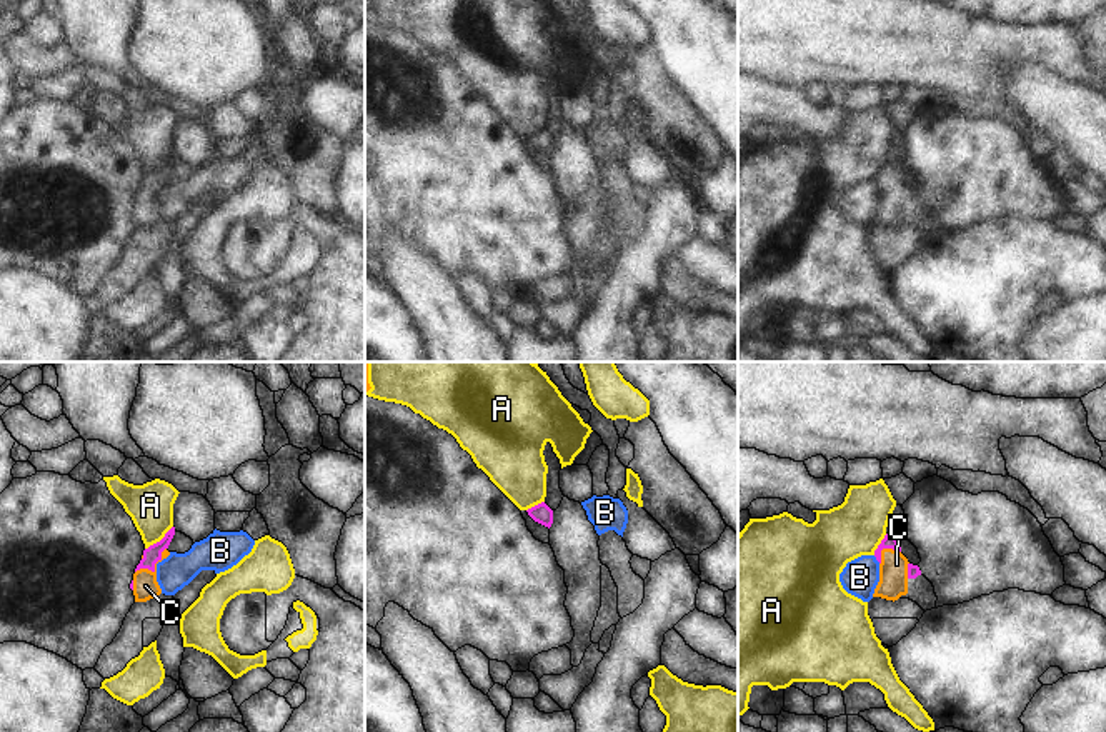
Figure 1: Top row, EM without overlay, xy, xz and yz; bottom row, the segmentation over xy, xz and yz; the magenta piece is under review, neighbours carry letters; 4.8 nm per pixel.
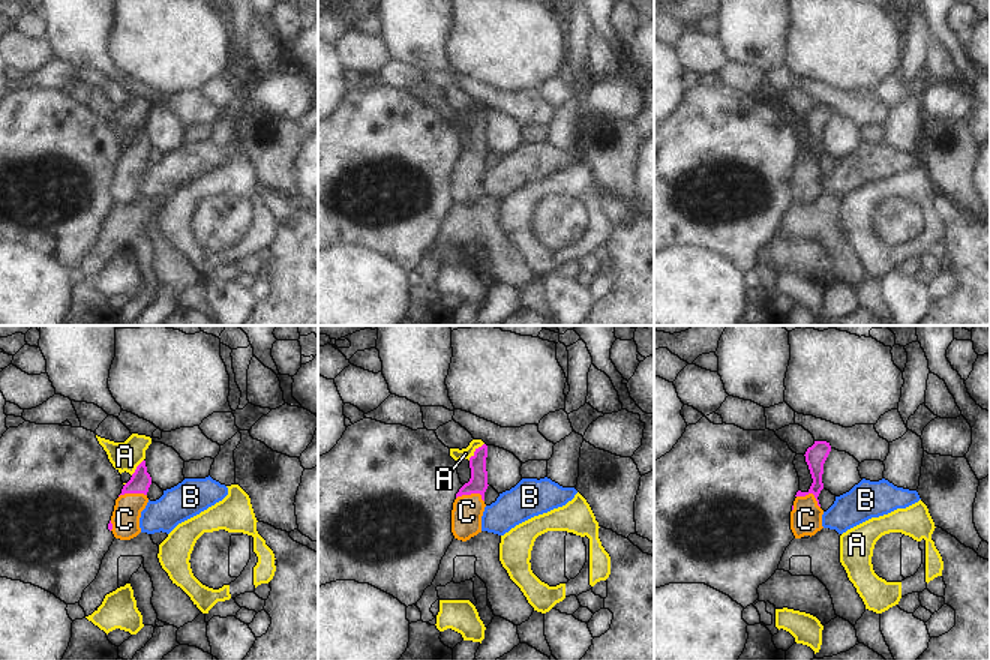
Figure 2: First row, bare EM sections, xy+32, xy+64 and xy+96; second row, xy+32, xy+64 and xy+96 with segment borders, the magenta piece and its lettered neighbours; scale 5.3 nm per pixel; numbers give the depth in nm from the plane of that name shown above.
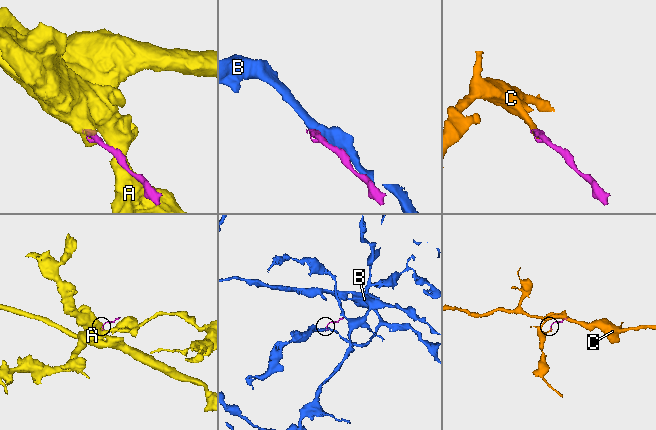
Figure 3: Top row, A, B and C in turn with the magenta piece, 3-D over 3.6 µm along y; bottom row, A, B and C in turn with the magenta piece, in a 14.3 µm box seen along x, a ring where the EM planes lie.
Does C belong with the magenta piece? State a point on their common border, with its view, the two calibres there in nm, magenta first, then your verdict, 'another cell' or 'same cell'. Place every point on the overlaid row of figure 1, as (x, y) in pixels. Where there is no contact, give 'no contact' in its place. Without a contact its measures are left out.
contact xy (154, 567); calibres 80 and 120 nm; same cell

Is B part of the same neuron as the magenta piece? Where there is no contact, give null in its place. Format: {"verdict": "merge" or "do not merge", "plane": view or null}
{"verdict": "do not merge", "plane": "yz"}

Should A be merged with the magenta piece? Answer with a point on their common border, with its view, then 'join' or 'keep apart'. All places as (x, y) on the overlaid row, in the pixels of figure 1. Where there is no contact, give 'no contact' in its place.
meets magenta in xy at (160, 541); keep apart

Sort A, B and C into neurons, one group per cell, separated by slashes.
A / B / C

